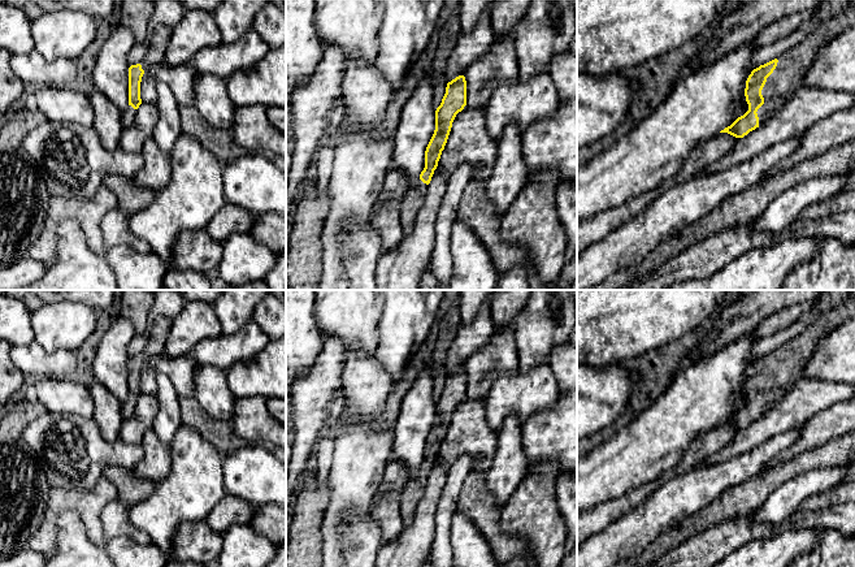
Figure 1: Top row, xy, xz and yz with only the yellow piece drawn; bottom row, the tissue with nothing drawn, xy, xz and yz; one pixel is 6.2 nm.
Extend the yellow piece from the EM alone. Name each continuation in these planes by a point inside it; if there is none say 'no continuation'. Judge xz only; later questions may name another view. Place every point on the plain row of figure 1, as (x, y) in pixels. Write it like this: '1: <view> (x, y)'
1: xz (412, 493)

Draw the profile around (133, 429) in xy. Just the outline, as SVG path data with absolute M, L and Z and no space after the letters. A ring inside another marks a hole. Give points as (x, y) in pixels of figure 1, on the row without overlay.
M142 393L136 401L134 415L123 420L121 425L120 438L133 445L142 445L144 433L153 427L157 411L156 394Z

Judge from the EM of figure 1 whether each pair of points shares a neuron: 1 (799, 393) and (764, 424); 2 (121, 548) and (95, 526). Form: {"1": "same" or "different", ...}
{"1": "same", "2": "different"}

